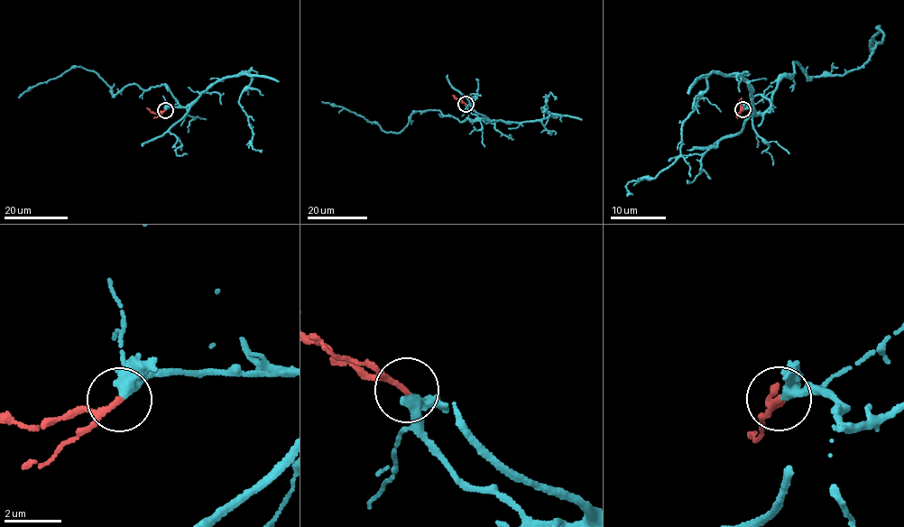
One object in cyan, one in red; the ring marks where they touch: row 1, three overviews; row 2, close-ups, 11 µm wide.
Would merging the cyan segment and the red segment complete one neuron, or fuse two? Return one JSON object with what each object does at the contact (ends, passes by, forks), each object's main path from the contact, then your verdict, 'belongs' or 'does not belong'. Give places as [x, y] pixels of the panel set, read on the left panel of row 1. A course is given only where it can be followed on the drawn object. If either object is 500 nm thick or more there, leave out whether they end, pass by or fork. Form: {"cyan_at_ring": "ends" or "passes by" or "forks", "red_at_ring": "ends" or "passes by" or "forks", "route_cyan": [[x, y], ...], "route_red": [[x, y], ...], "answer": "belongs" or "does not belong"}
{"cyan_at_ring": "ends", "red_at_ring": "passes by", "route_cyan": [[165, 110], [182, 106], [166, 85], [147, 90], [133, 83], [113, 94], [94, 71], [81, 67], [18, 97]], "route_red": [[165, 110], [152, 113], [147, 108]], "answer": "belongs"}

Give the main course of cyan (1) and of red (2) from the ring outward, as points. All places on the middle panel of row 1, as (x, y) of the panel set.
1: (465, 104), (477, 118), (473, 121), (460, 121), (439, 110), (414, 112), (408, 124), (395, 133), (321, 101)
2: (465, 104), (452, 96)

